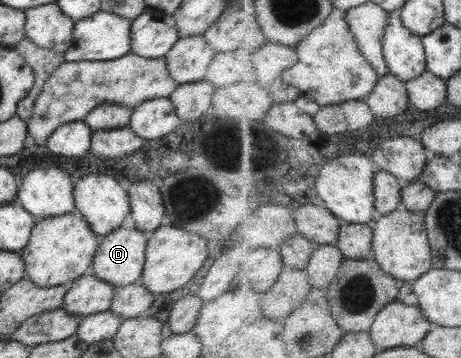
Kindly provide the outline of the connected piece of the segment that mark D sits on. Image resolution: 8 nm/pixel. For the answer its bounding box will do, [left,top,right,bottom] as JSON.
[92,228,147,289]

